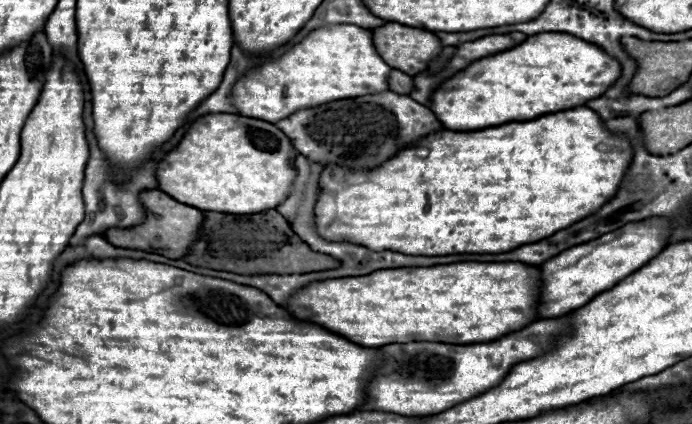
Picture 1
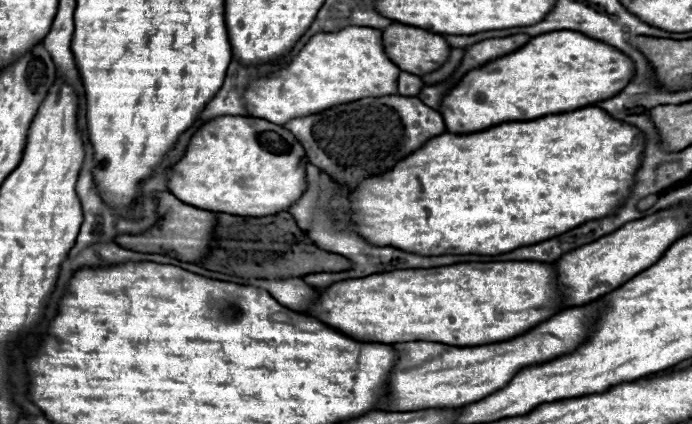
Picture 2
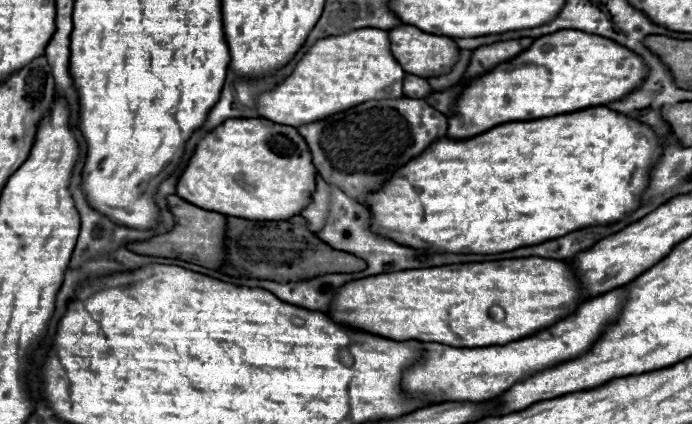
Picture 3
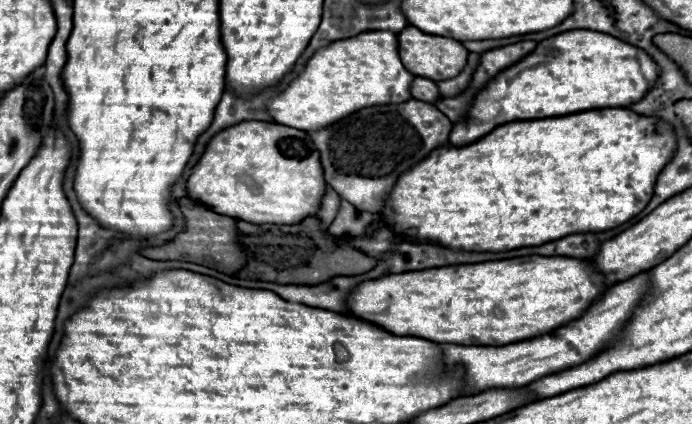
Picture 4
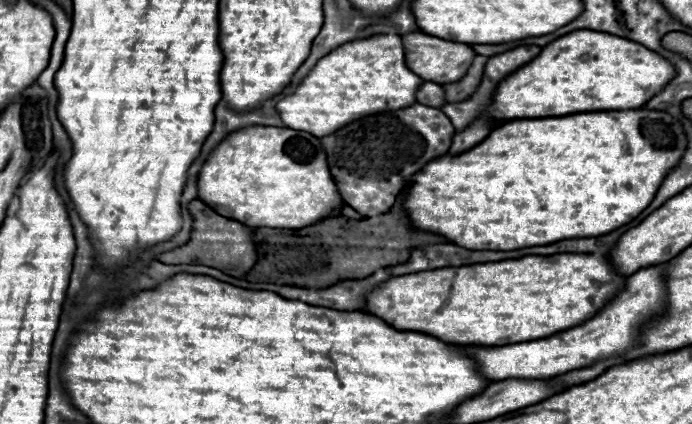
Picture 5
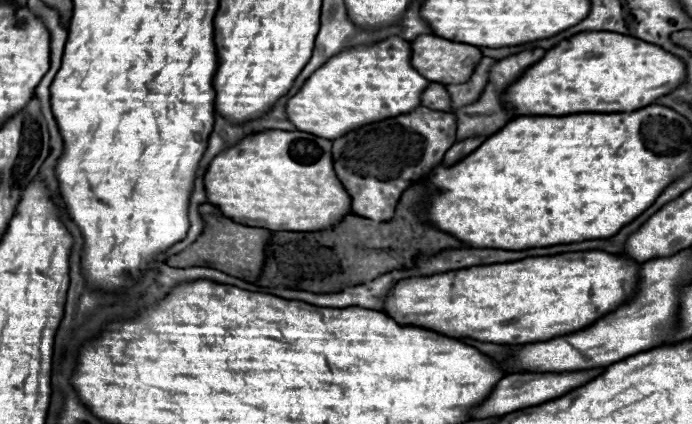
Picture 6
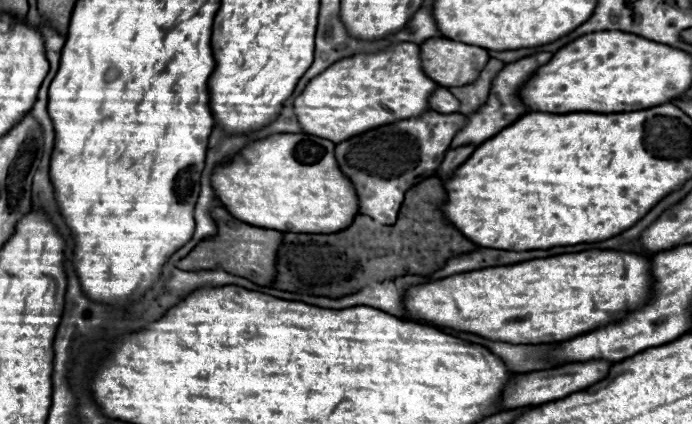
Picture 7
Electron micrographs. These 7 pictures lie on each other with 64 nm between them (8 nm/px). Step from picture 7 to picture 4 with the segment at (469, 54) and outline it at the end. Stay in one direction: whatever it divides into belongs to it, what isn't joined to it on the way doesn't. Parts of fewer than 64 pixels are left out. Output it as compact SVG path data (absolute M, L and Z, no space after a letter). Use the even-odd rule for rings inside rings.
M408 26L408 30L402 30L400 34L396 34L396 38L398 38L398 50L400 50L402 64L416 76L440 82L440 80L454 78L466 66L468 50L456 40L430 36L430 34L424 34L424 32L420 32L420 30L412 28L412 26Z

